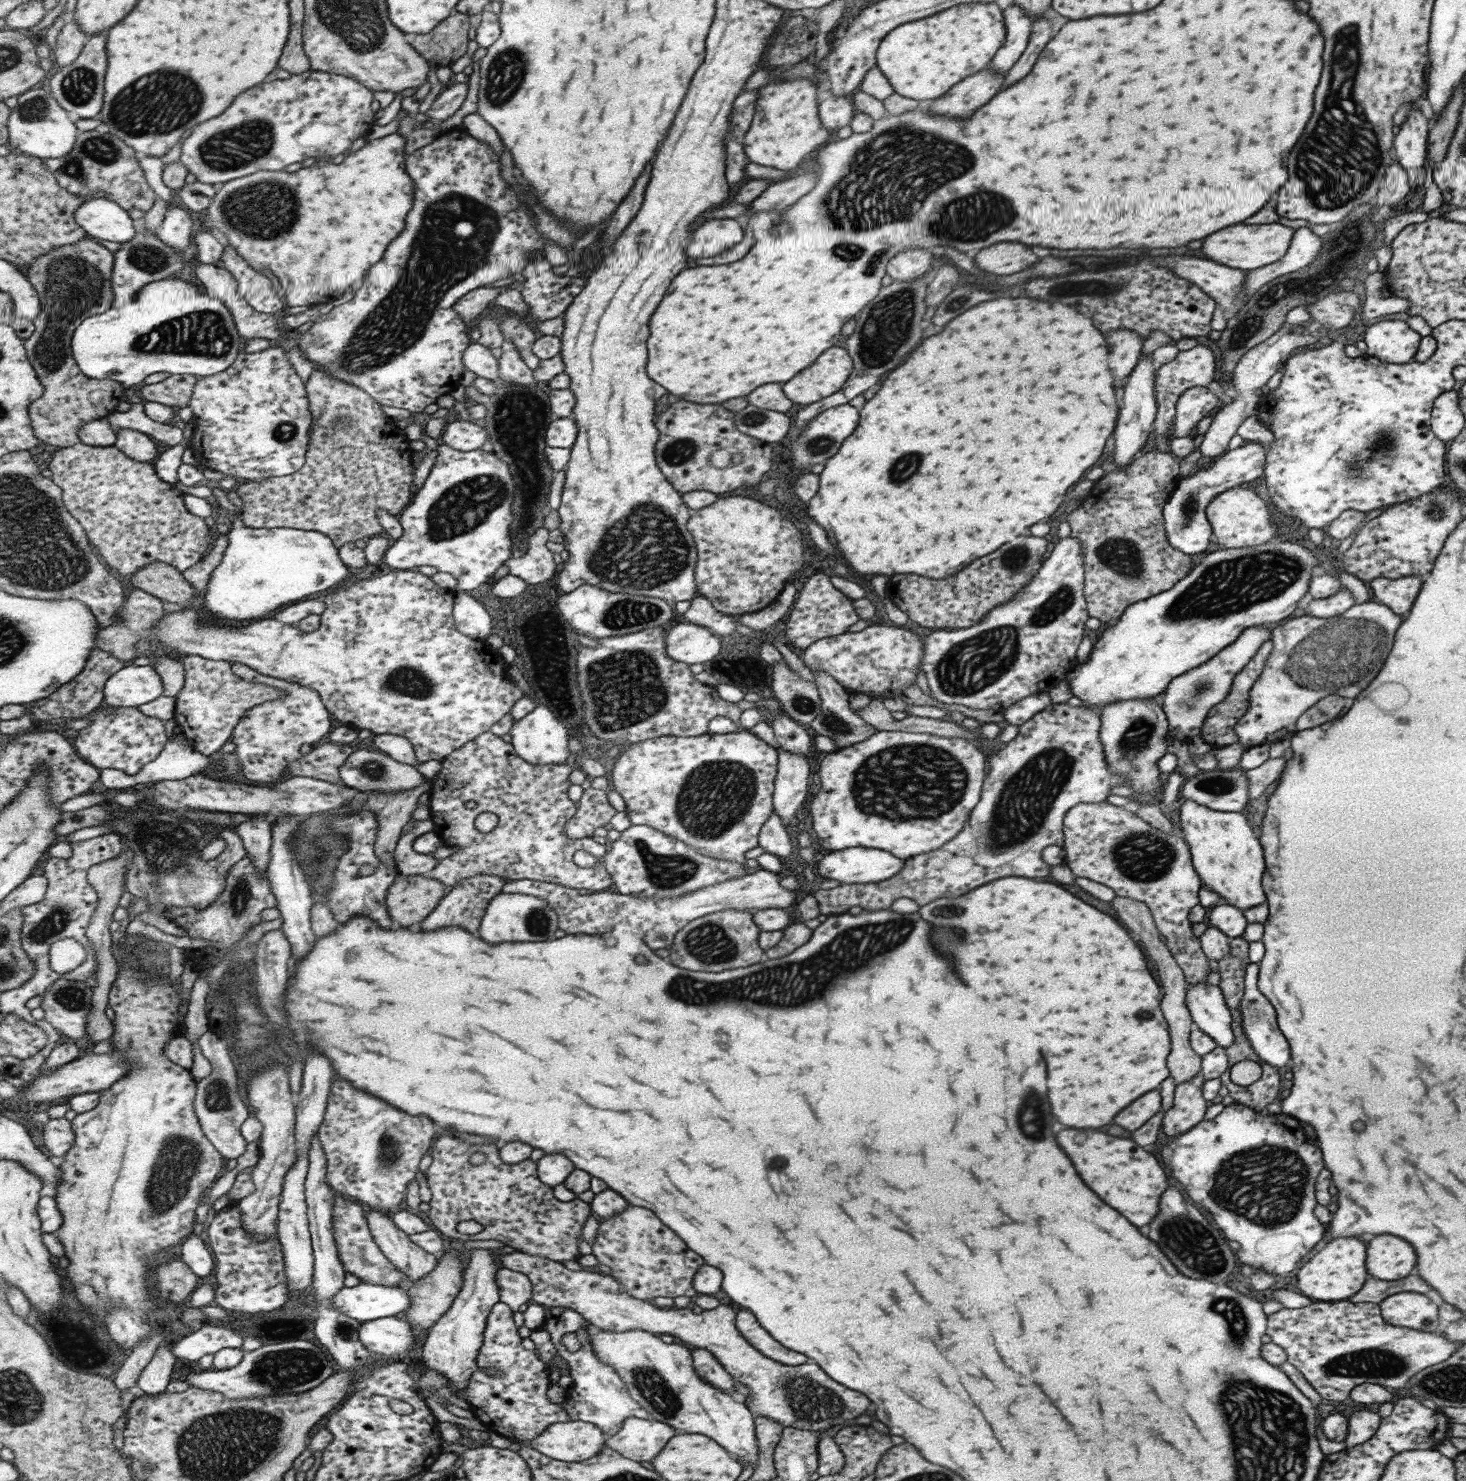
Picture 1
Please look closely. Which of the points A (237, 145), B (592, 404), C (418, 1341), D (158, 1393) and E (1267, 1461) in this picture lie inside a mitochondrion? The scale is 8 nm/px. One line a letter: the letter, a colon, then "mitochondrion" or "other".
A: mitochondrion
B: other
C: other
D: other
E: mitochondrion

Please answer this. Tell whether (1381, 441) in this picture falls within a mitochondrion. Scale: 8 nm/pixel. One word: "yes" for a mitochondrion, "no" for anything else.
yes

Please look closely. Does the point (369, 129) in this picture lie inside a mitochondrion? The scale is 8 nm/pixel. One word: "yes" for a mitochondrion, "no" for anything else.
no

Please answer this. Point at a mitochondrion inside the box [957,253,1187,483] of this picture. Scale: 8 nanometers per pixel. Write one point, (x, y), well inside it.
(1078, 292)

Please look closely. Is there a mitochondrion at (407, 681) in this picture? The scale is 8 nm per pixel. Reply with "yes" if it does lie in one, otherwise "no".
yes

